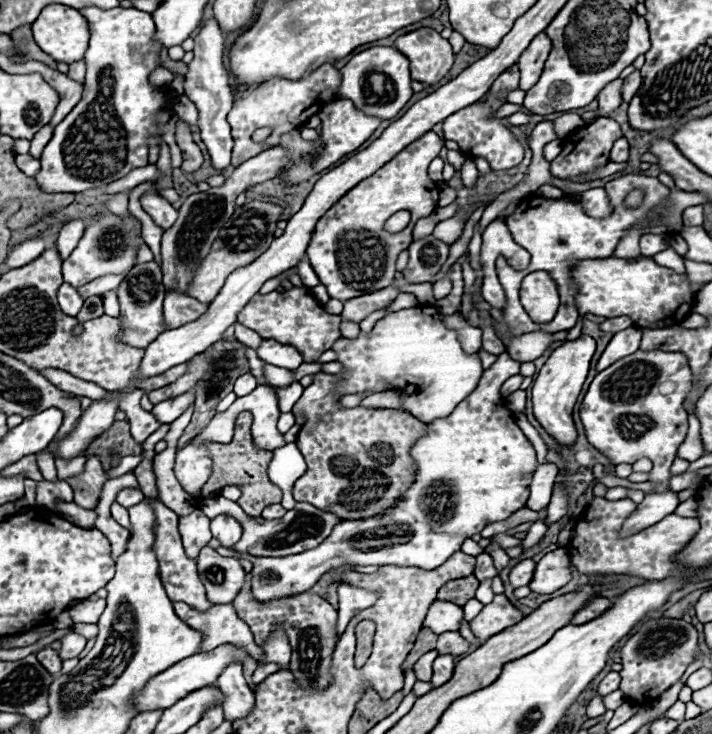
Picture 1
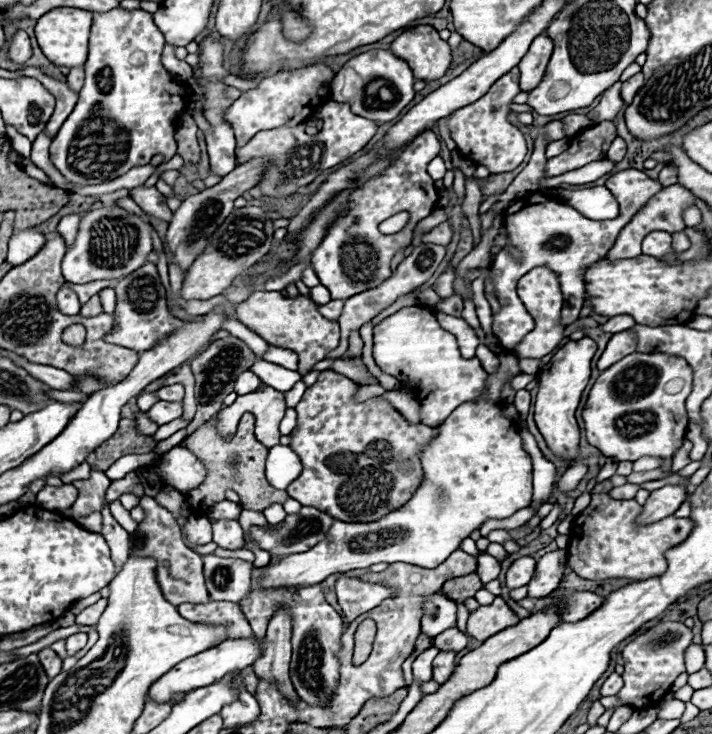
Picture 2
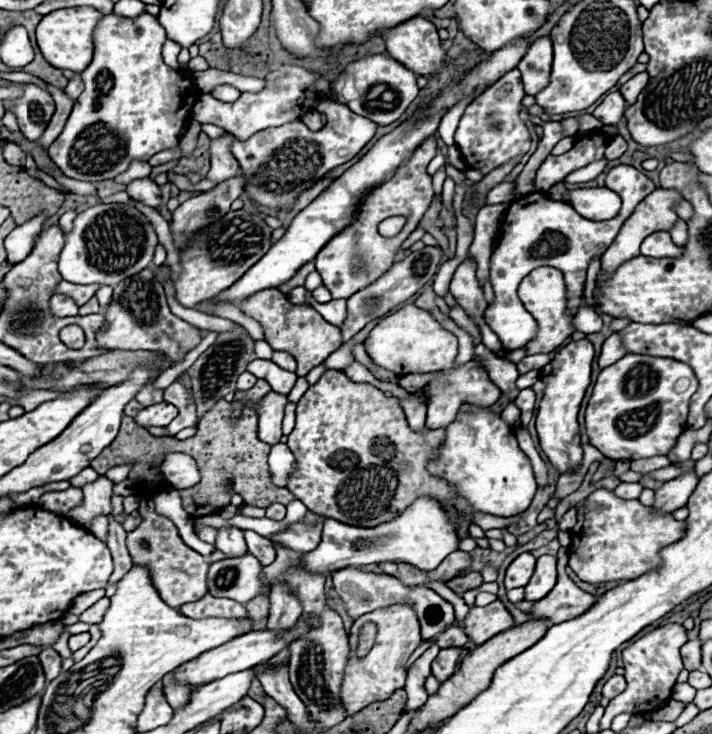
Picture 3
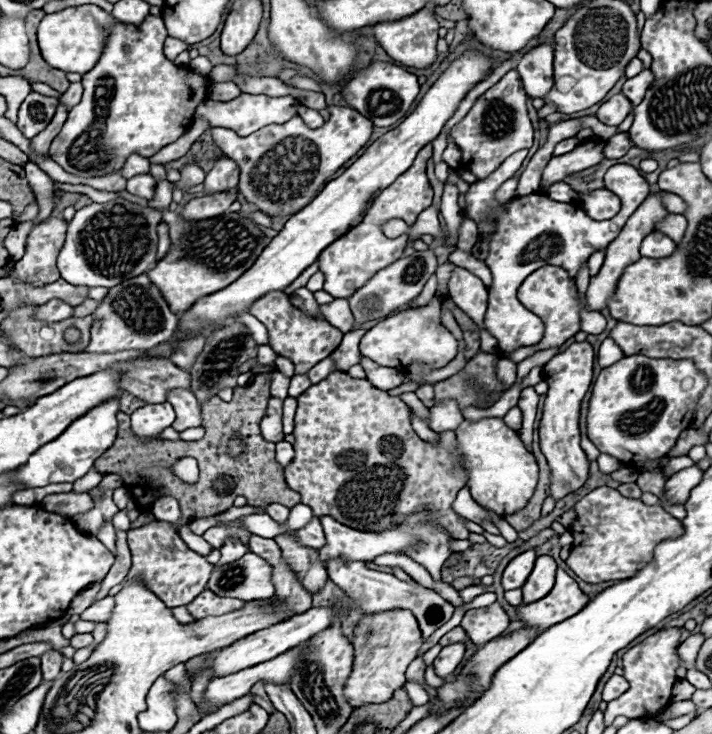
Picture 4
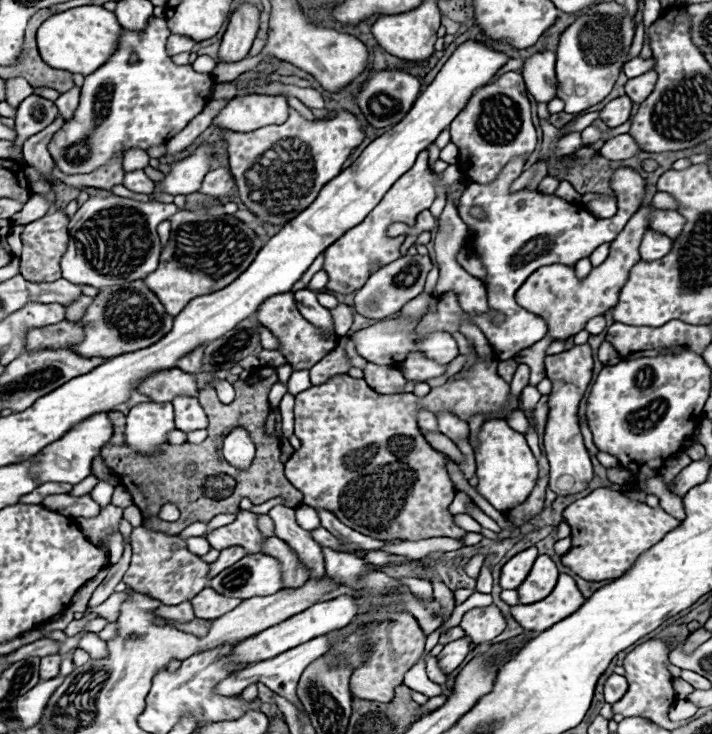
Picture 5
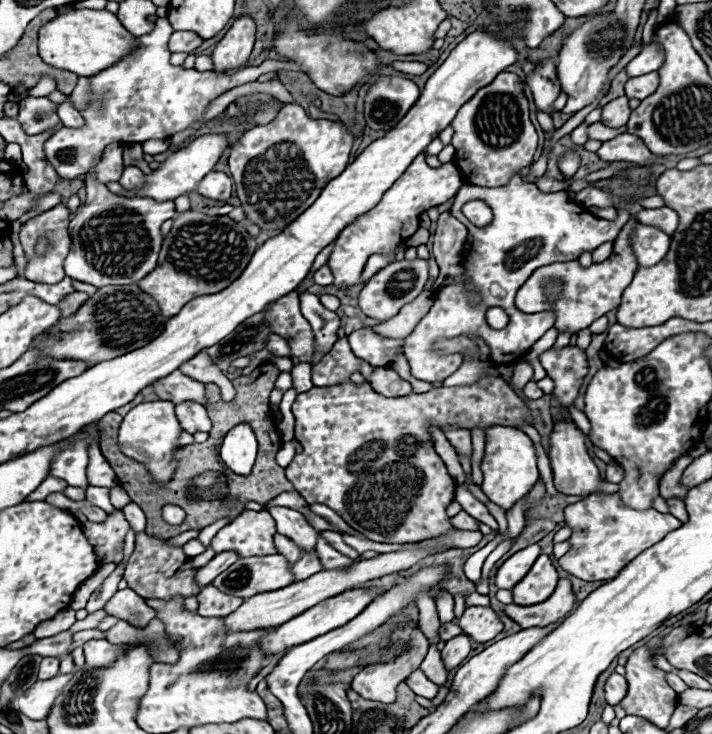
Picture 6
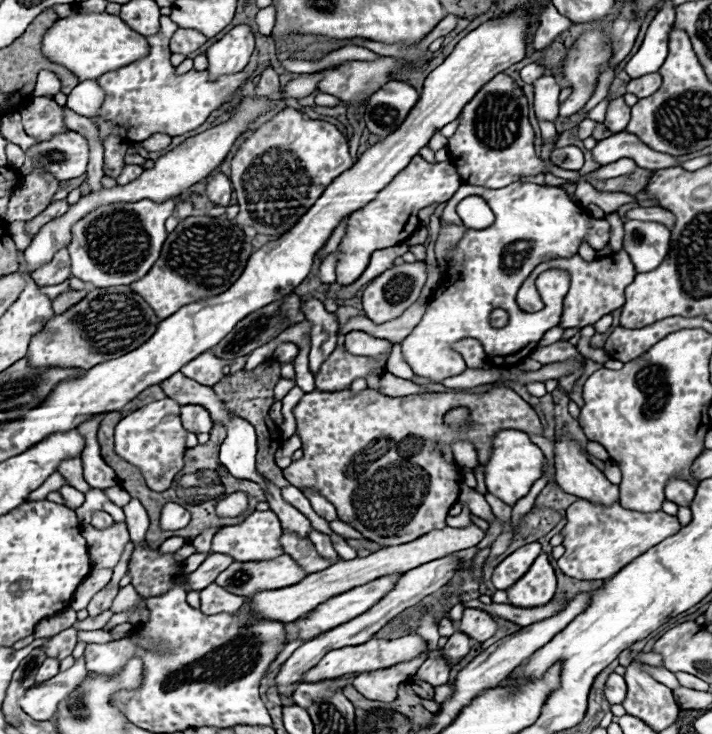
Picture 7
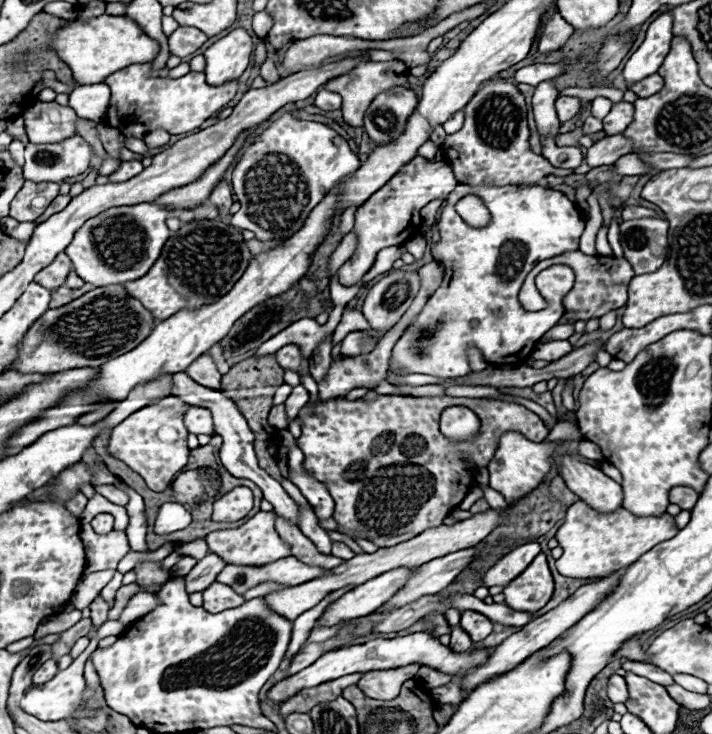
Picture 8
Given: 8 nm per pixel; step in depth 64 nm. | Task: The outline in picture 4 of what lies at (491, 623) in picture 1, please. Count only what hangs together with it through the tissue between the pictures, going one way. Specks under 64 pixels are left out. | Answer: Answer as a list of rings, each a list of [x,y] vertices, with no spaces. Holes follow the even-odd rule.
[[[494,602],[488,608],[468,610],[464,614],[460,626],[466,630],[466,636],[474,644],[486,644],[486,642],[498,638],[508,628],[508,624],[510,624],[510,620],[508,620],[506,612],[502,610],[502,606],[498,602]]]

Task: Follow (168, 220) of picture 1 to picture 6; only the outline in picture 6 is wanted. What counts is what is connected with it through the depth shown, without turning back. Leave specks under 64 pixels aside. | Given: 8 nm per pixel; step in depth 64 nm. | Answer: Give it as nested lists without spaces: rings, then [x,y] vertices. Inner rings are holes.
[[[126,166],[122,172],[122,178],[118,180],[122,188],[138,188],[138,184],[142,184],[142,172],[136,166]]]

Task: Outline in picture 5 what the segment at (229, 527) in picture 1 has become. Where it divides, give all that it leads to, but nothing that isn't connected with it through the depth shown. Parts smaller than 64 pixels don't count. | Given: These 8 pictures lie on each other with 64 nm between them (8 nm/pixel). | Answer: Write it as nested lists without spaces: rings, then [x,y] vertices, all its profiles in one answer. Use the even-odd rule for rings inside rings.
[[[226,548],[226,550],[222,550],[222,552],[220,552],[220,556],[218,556],[218,560],[210,564],[210,572],[208,572],[208,580],[210,580],[210,578],[214,578],[214,576],[218,574],[218,572],[226,570],[228,566],[232,566],[234,562],[238,562],[238,560],[240,560],[242,556],[244,556],[242,548]]]

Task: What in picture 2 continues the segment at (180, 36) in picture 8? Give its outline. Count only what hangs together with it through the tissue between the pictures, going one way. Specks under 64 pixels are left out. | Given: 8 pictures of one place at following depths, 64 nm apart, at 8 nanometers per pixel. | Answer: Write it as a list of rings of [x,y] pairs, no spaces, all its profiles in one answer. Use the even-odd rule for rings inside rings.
[[[166,44],[166,46],[164,46],[162,64],[164,64],[174,76],[178,76],[178,80],[186,80],[186,78],[192,76],[192,66],[188,66],[184,60],[178,60],[178,58],[174,56],[174,48],[176,48],[176,46],[172,46],[172,44]]]

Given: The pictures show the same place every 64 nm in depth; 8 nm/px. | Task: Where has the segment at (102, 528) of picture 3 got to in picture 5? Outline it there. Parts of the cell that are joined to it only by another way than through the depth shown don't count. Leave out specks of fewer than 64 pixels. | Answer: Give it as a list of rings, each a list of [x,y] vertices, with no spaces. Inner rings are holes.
[[[120,534],[110,538],[110,562],[112,562],[112,564],[122,558],[122,552],[124,552],[122,546],[124,546],[124,544],[122,544],[122,536],[120,536]]]

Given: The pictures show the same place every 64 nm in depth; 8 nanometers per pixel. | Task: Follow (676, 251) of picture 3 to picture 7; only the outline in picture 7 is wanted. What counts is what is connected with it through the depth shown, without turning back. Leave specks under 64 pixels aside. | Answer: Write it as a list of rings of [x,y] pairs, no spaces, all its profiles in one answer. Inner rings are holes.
[[[628,220],[624,222],[622,244],[636,272],[650,272],[652,268],[658,268],[668,254],[670,230],[660,222]]]

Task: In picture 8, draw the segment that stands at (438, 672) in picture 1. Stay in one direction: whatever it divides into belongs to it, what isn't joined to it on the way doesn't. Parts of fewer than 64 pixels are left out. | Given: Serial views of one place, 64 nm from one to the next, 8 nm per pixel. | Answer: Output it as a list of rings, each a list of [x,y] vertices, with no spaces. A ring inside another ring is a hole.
[[[456,626],[452,632],[450,632],[450,648],[454,650],[454,652],[464,652],[464,650],[468,650],[470,646],[472,646],[472,640],[470,640],[470,636],[460,628],[460,626]]]

